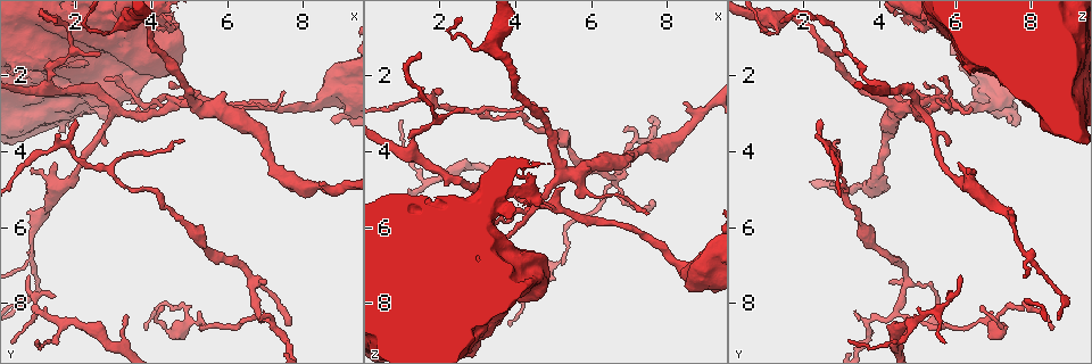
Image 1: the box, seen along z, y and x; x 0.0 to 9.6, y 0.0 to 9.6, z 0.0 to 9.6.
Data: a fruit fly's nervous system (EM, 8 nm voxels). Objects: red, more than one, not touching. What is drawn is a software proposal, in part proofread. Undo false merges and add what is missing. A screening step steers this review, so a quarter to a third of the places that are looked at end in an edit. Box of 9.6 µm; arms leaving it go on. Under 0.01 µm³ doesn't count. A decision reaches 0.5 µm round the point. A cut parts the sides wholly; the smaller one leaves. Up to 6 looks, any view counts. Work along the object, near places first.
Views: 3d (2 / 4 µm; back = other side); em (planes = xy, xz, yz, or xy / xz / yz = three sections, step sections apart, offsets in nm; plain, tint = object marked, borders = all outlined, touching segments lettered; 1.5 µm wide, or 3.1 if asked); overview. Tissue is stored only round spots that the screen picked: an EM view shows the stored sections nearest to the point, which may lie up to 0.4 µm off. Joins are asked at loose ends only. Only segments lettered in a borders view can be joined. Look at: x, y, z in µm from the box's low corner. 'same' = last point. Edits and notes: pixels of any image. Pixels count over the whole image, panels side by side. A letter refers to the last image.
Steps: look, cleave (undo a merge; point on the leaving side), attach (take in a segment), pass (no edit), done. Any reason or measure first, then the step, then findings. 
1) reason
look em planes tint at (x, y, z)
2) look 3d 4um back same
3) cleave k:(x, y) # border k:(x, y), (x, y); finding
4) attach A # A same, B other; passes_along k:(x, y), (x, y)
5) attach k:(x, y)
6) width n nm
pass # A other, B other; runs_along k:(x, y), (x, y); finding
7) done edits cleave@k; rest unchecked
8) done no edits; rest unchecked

free end
look em planes tint at (4.30, 8.00, 6.65)

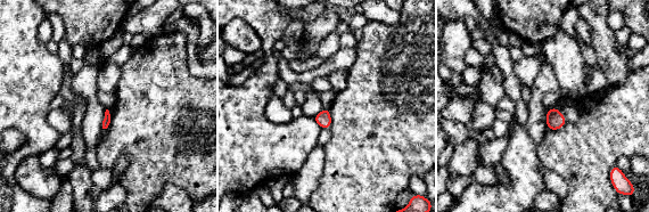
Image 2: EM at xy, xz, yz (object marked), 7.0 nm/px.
see the neighbours
look em planes borders same

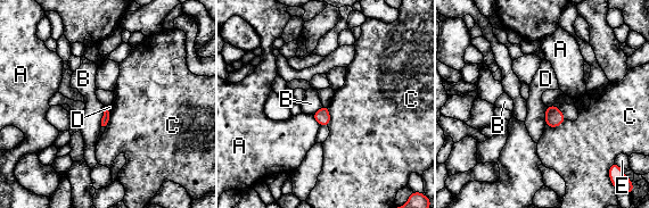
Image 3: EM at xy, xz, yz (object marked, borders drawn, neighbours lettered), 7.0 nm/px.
pass # A other, B other, C other, D other, E other; border 3:(547, 107), (544, 124); none of them fits

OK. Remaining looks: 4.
sharp bend
look 3d 2um at (7.10, 8.45, 3.80)

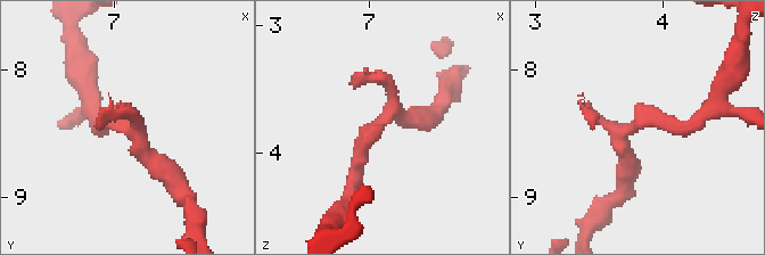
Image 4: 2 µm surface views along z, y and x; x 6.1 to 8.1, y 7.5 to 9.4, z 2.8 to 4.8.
look em planes borders at (7.08, 8.44, 3.76)

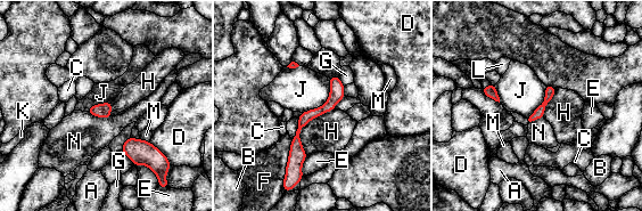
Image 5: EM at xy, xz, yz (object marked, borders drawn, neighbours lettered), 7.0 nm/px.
pass # A other, B other, C other, D other, E other, F other, G other, H other, J other, K other, L other, M other, N other; border 5:(329, 81), (328, 98), (302, 113); all the same cell

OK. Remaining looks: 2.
sudden change in width
look em xz step 4 tint at (4.55, 2.65, 5.35)

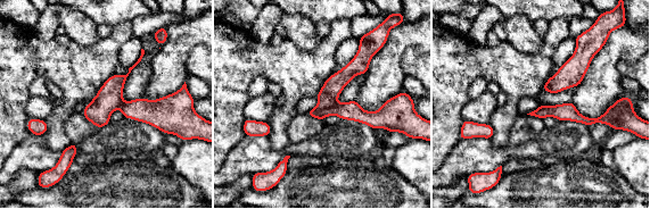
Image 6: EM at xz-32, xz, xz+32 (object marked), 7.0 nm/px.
another direction
look em planes borders same

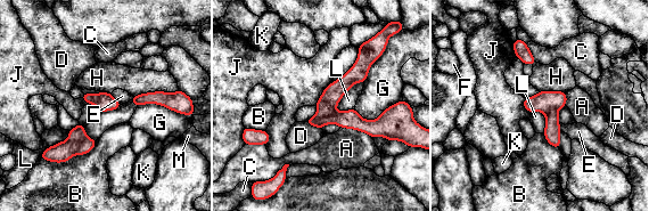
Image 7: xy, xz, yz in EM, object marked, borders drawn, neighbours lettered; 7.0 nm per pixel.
width 140 nm
cleave 7:(326, 106) # A other, B other, C other, D other, E other, F other, G other, H other, J other, K other, L other, M other; border 7:(337, 112), (327, 116), (321, 122); two cells meet here

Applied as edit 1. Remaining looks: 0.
done edits cleave@7; rest unchecked

